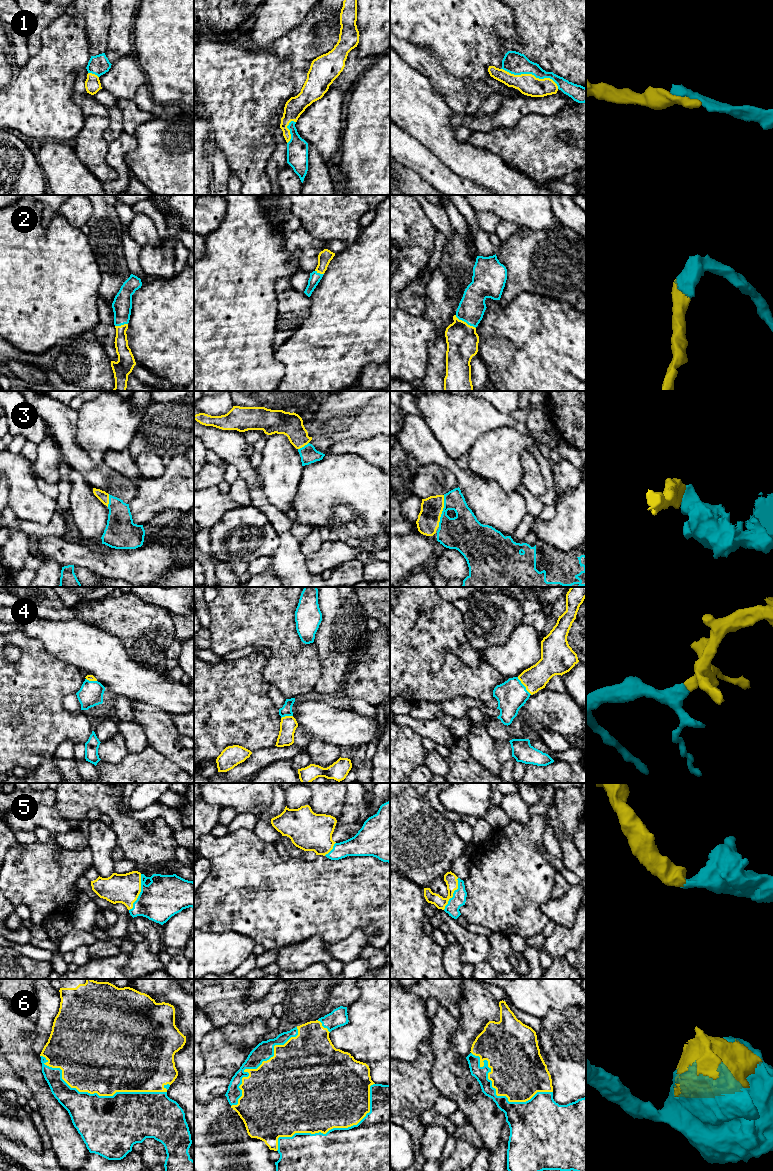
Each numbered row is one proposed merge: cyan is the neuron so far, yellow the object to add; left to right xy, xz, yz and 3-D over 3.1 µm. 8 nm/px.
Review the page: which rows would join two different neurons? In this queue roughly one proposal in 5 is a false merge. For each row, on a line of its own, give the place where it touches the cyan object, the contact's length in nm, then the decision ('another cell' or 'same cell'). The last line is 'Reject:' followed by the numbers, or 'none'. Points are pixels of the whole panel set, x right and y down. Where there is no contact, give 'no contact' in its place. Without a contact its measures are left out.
1: meets cyan in yz at (531, 73); contact 500 nm long; same cell
2: meets cyan in yz at (465, 321); contact 200 nm long; same cell
3: meets cyan in yz at (442, 511); contact 260 nm long; same cell
4: meets cyan in yz at (524, 686); contact 180 nm long; same cell
5: meets cyan in xy at (140, 892); contact 320 nm long; same cell
6: meets cyan in xy at (96, 1093); contact 1050 nm long; same cell
Reject: none

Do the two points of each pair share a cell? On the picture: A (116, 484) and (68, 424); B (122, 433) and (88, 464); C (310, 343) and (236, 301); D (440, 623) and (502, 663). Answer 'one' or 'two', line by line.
A: one
B: two
C: two
D: two

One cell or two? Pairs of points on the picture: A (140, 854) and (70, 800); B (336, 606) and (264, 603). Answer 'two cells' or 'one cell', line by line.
A: one cell
B: two cells

